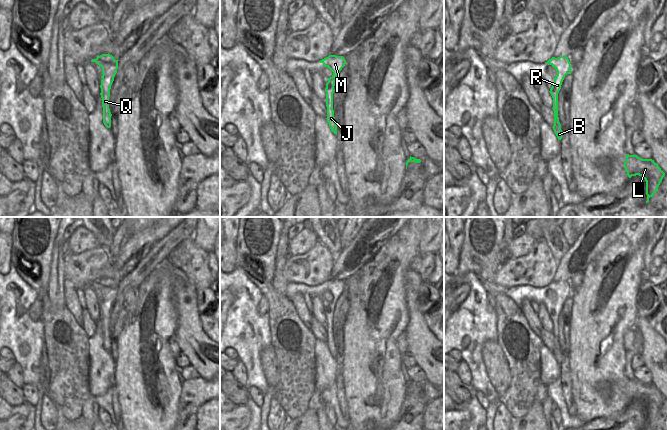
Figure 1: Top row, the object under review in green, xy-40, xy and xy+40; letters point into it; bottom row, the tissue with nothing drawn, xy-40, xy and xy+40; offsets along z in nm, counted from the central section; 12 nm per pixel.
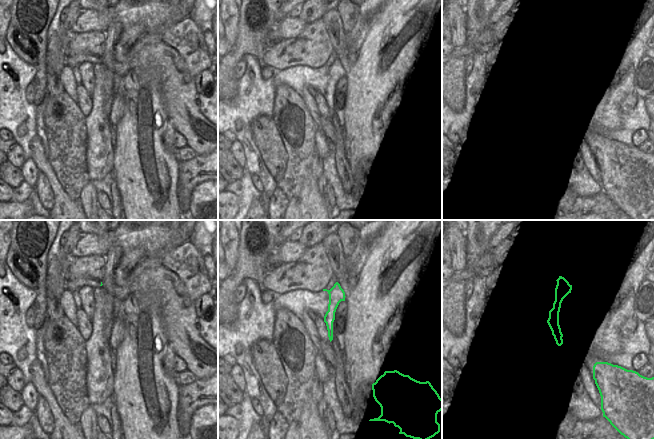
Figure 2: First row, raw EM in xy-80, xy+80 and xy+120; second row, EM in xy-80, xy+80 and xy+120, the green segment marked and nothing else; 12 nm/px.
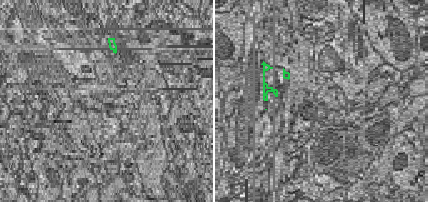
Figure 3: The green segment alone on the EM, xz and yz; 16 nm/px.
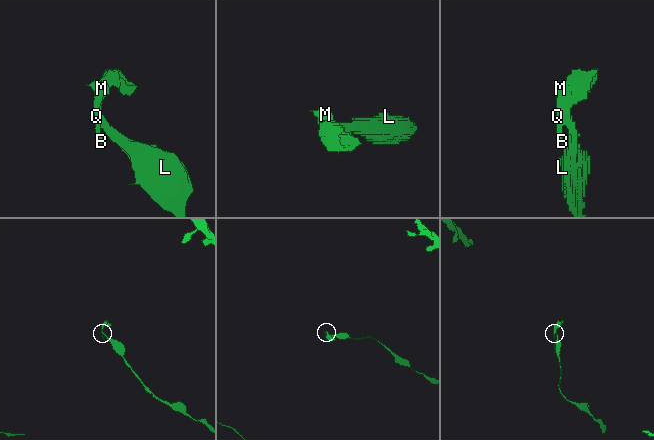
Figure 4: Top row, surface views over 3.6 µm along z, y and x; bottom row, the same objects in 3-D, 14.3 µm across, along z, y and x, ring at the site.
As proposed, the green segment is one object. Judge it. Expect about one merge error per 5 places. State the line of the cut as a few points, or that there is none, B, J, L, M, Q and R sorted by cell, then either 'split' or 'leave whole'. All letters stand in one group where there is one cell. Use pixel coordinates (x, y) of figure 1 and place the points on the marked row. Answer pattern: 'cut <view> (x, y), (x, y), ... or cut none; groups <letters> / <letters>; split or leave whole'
cut xy+40 (553, 99), (553, 105); groups B J M Q R / L; split

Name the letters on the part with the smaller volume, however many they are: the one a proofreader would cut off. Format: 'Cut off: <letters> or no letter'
Cut off: B, J, M, Q, R

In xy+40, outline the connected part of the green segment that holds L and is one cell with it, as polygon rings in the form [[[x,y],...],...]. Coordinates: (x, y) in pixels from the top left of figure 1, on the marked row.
[[[626,155],[624,162],[625,171],[629,178],[632,176],[642,176],[646,181],[647,201],[658,191],[658,187],[665,176],[657,163],[652,159],[642,159],[637,155]]]

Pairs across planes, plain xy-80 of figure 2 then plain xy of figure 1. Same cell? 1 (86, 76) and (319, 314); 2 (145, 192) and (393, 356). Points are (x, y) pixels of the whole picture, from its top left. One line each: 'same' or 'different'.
1: same
2: same

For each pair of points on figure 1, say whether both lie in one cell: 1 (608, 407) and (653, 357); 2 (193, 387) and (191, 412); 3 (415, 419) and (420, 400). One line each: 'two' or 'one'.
1: two
2: one
3: one

